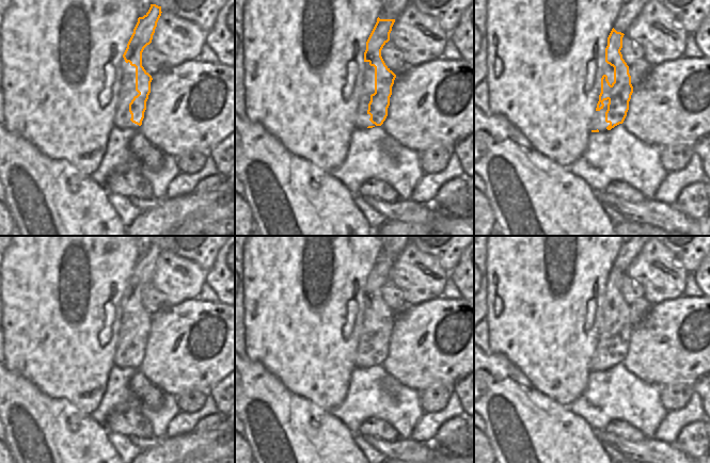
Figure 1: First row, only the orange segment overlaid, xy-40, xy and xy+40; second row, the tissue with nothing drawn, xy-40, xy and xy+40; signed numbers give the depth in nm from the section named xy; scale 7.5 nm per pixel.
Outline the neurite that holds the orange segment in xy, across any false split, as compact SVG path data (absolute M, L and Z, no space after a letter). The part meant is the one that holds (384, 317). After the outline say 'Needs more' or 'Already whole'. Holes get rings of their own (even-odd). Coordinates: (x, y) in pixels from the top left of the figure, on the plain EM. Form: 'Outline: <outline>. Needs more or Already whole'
Outline: M380 258L377 261L366 281L364 301L375 306L375 332L370 334L367 353L369 360L376 365L381 365L388 355L392 325L396 314L385 304L381 289L390 280L390 272L395 258Z. Already whole

